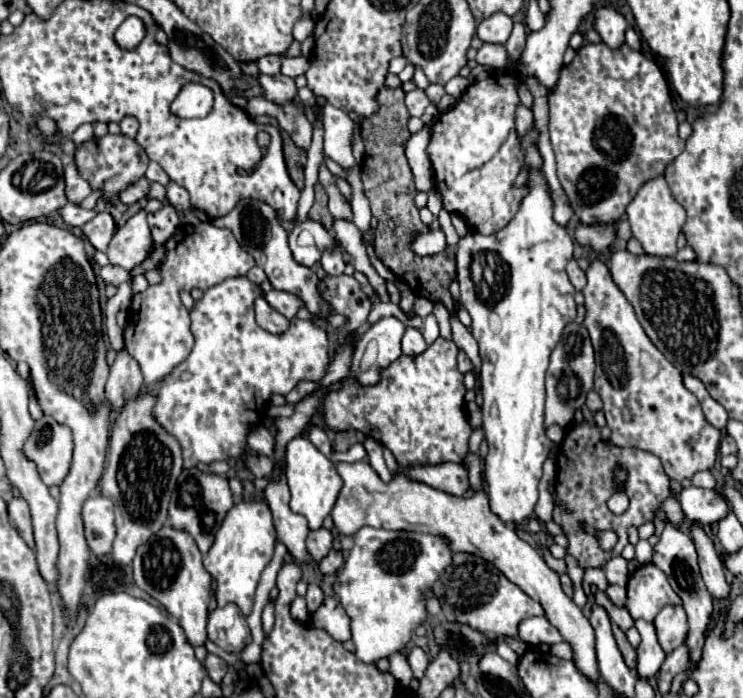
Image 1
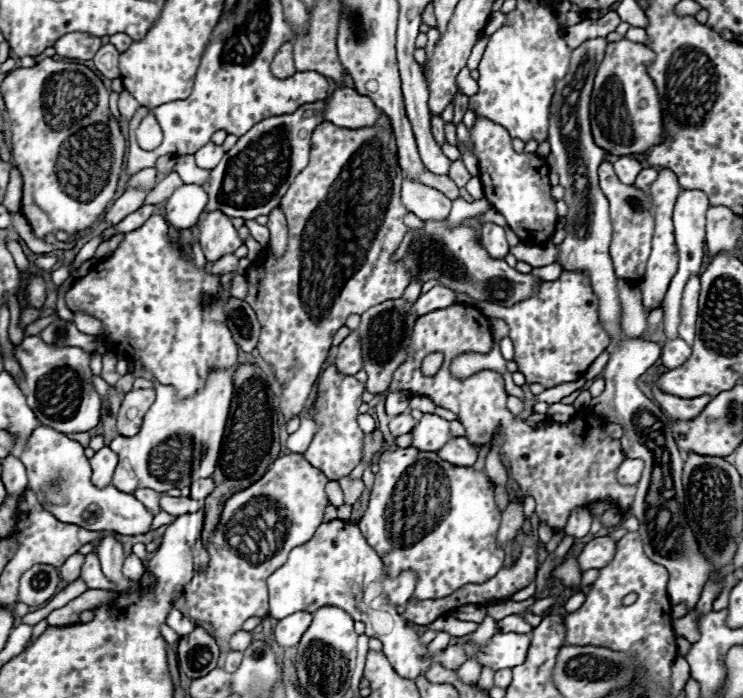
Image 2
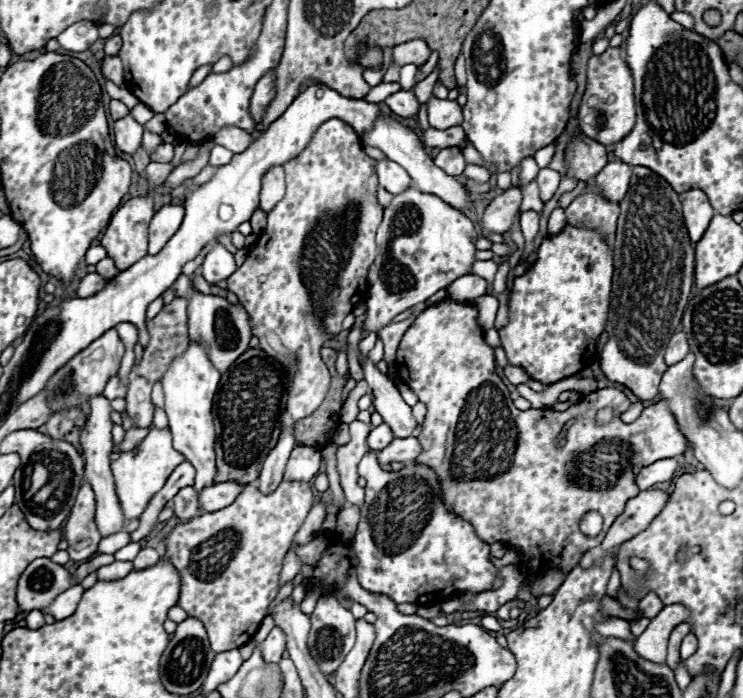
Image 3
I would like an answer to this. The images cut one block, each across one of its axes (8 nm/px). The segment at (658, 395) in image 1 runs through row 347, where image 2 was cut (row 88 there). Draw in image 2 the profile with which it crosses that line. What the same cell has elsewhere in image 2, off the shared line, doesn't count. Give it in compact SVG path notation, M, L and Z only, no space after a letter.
M626 37L606 46L604 60L600 62L594 78L590 126L594 142L608 154L644 154L664 138L658 92L646 74L646 66L652 62L652 56L654 54L644 48L644 44L632 42Z

